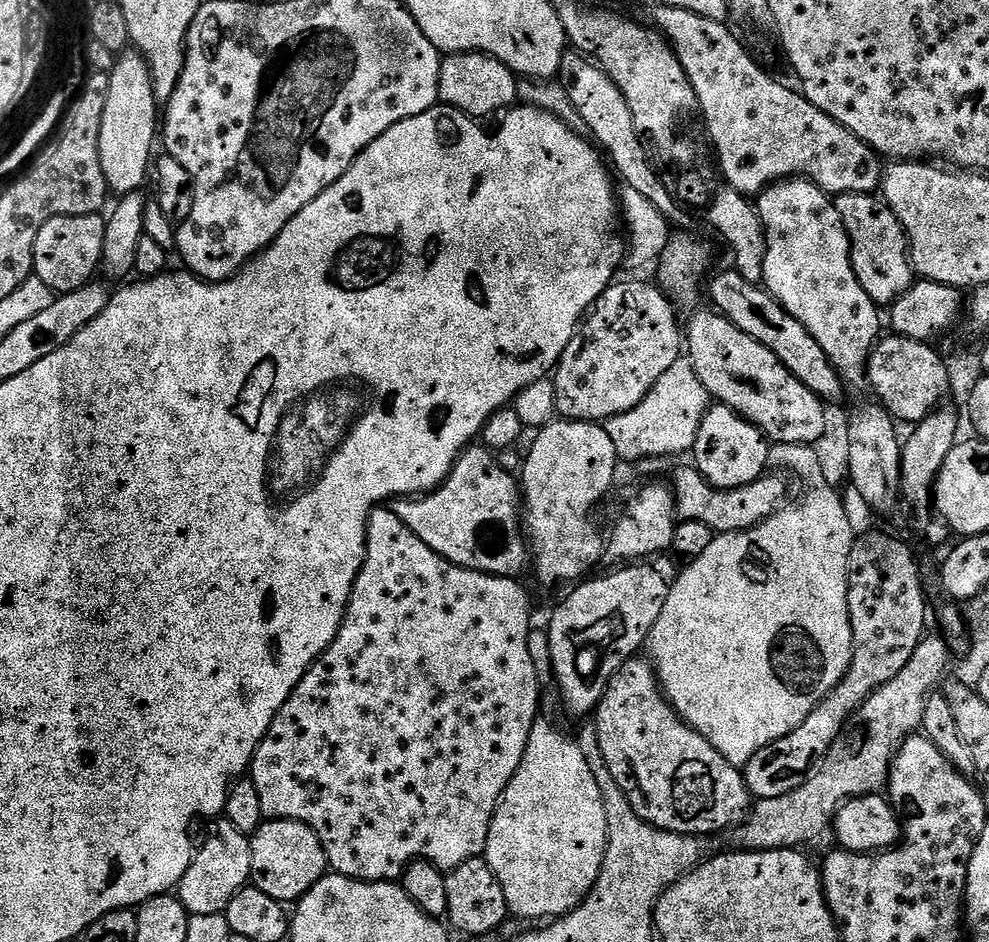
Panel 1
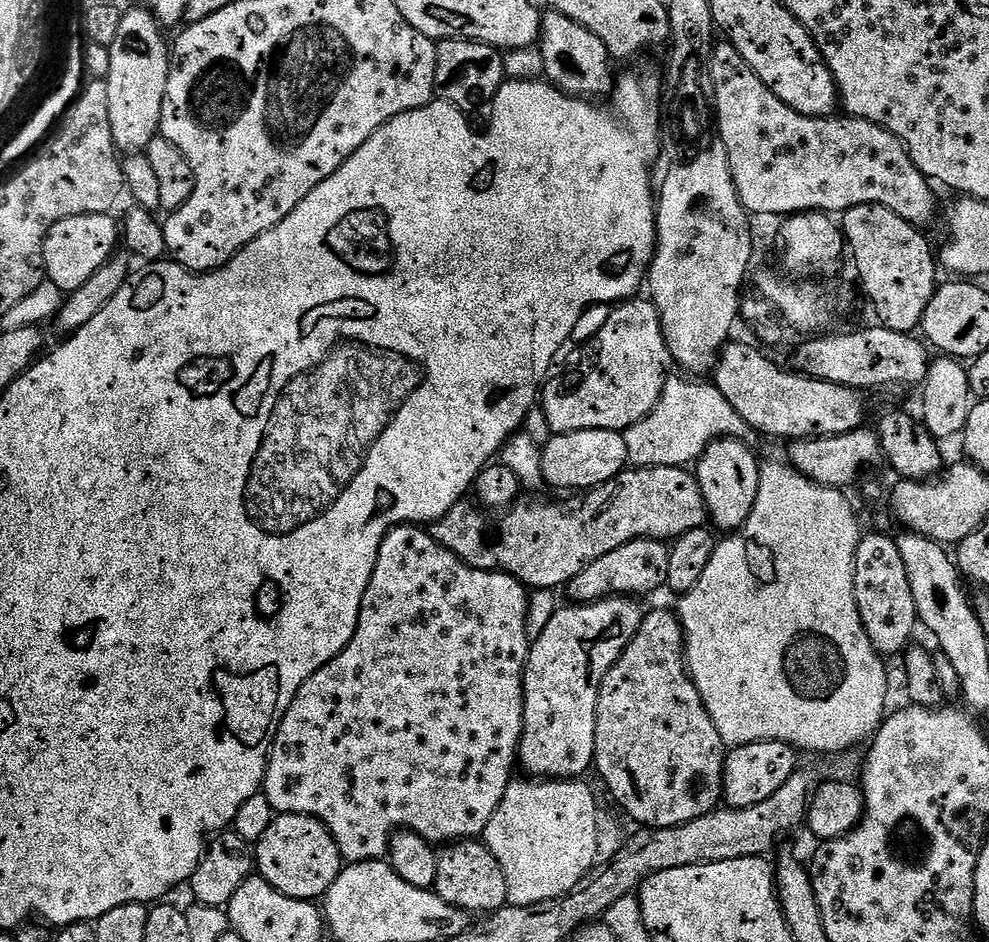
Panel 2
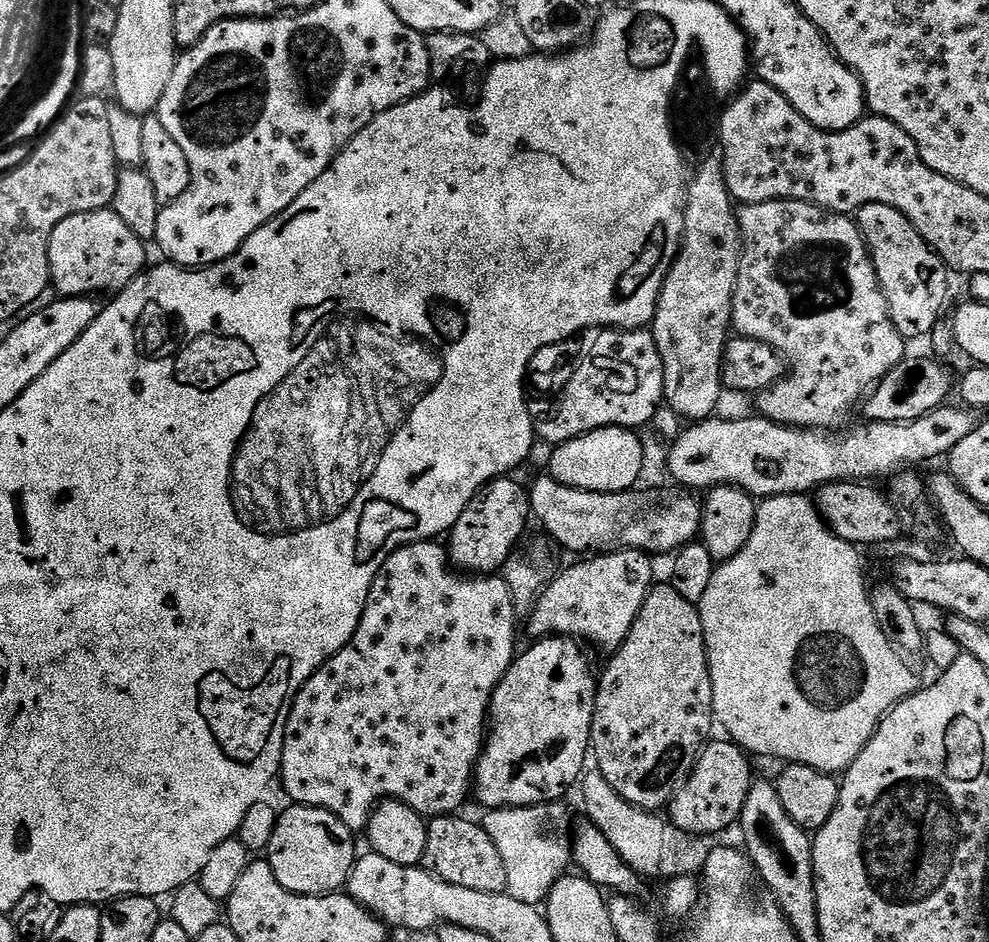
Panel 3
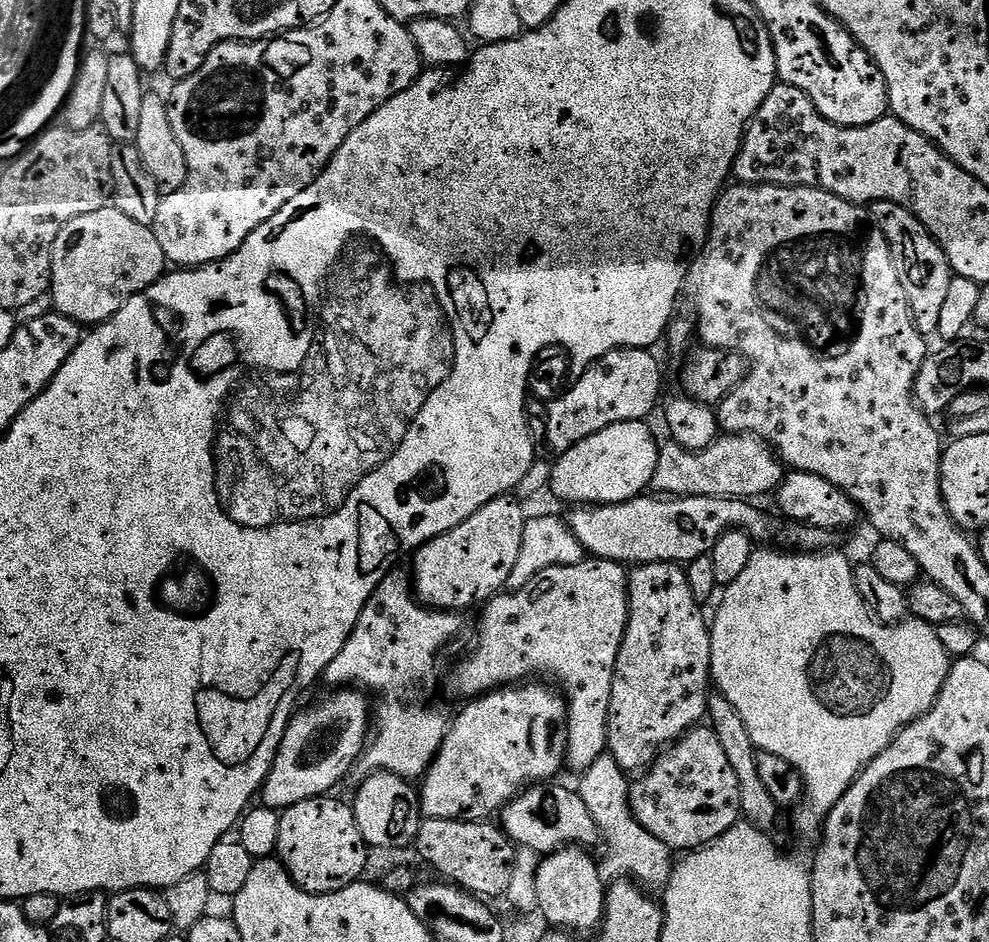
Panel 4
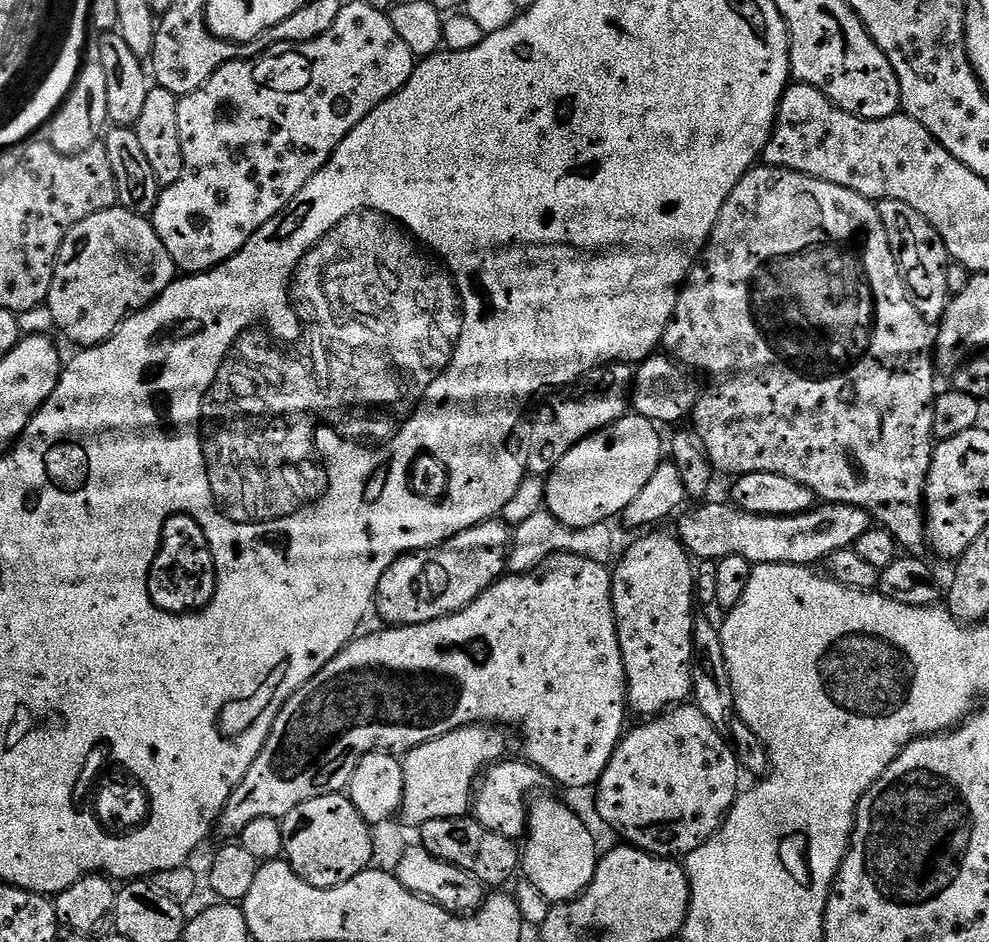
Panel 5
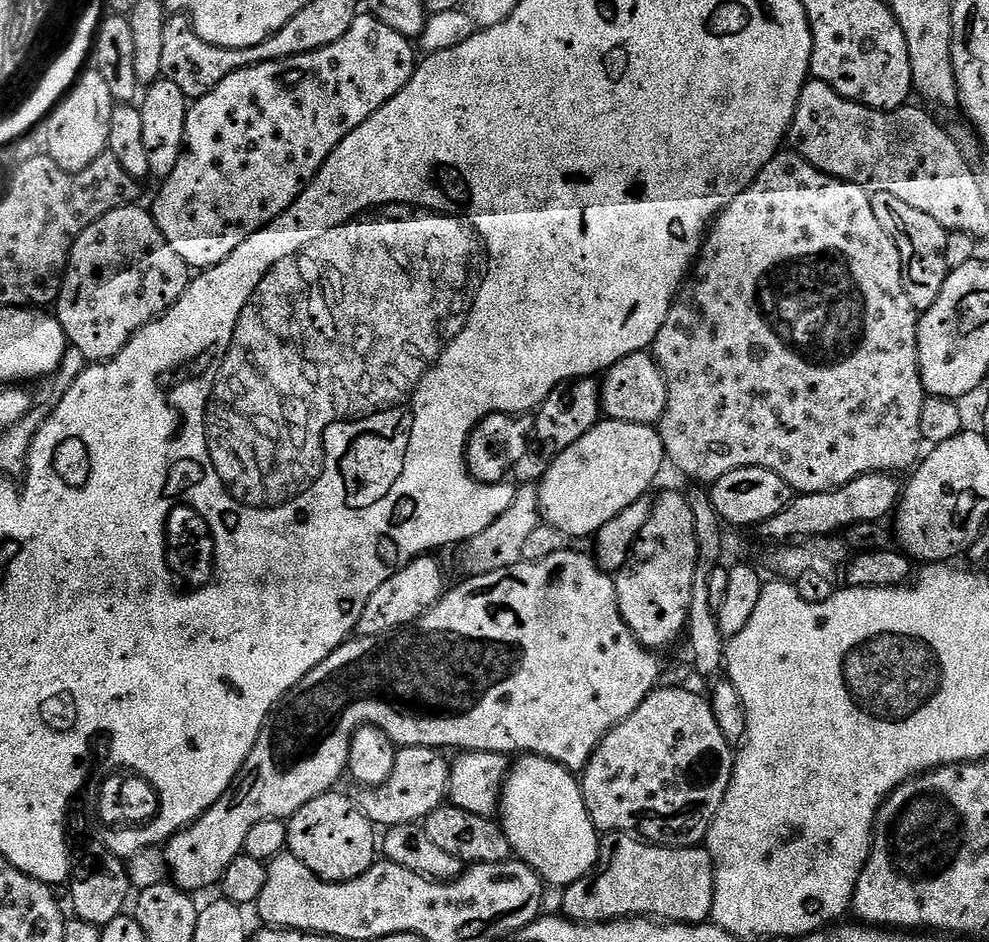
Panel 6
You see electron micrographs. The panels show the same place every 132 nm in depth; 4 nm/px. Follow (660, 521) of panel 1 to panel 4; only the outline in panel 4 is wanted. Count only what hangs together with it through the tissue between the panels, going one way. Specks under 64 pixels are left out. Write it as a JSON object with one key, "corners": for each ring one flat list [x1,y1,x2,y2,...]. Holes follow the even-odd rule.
{"corners":[[595,558,577,565,552,565,521,589,495,595,482,610,480,637,472,653,453,670,453,690,463,698,475,698,529,678,555,682,568,702,566,764,583,774,608,746,612,679,628,625,625,565]]}

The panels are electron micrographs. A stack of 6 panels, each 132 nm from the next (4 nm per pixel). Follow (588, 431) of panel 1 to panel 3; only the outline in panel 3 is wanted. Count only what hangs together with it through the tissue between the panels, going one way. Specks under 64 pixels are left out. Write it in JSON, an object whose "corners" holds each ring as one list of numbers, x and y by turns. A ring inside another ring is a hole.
{"corners":[[599,428,564,444,557,444,547,471,559,484,581,488,583,492,626,492,635,489,639,485,636,483,640,480,640,471,644,468,644,444,636,436,639,435,631,428]]}

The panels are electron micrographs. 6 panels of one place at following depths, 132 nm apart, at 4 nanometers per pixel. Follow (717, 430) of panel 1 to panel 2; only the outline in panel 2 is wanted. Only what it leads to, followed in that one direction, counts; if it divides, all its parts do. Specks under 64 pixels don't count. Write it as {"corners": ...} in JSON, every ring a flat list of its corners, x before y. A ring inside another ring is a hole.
{"corners":[[735,438,715,440,694,465,694,475,708,507,708,519,724,534,737,532,744,525,750,510,754,510,754,498,758,498,762,464,748,446]]}

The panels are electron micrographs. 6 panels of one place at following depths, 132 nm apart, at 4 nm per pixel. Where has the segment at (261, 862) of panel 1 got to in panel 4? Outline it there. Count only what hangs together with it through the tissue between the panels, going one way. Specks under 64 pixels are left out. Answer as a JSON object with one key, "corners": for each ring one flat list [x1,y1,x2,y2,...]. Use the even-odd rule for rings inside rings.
{"corners":[[332,798,303,800,280,812,275,855,305,892,337,892,357,883,368,864,370,849,358,830,351,803]]}

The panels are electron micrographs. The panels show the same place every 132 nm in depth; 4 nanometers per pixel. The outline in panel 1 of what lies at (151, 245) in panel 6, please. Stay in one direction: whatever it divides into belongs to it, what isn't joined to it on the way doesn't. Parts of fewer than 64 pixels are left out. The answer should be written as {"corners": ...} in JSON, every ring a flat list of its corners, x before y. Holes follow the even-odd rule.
{"corners":[[100,214,95,216,55,216,44,223,42,230,38,230,38,238,34,242,32,270,38,278,42,278,42,282,46,282,46,286,50,286,53,294,63,294,83,288,95,277,92,275,98,272,104,258,104,222,105,217]]}

